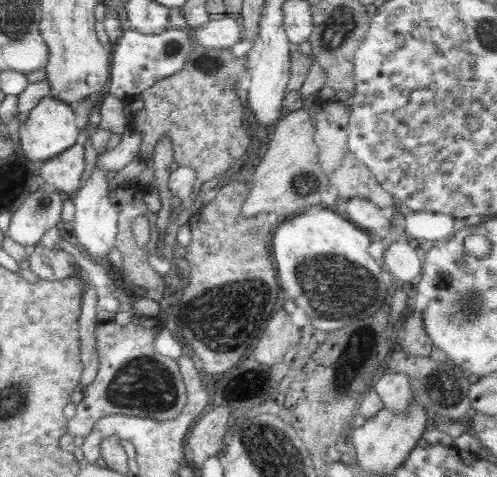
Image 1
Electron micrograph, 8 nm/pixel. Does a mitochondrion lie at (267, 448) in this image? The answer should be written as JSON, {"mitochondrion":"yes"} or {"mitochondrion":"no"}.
{"mitochondrion":"yes"}

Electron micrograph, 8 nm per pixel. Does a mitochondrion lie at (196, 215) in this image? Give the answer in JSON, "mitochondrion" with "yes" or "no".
{"mitochondrion":"no"}

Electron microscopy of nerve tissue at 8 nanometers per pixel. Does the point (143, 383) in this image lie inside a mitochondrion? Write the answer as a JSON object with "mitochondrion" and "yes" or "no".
{"mitochondrion":"yes"}

